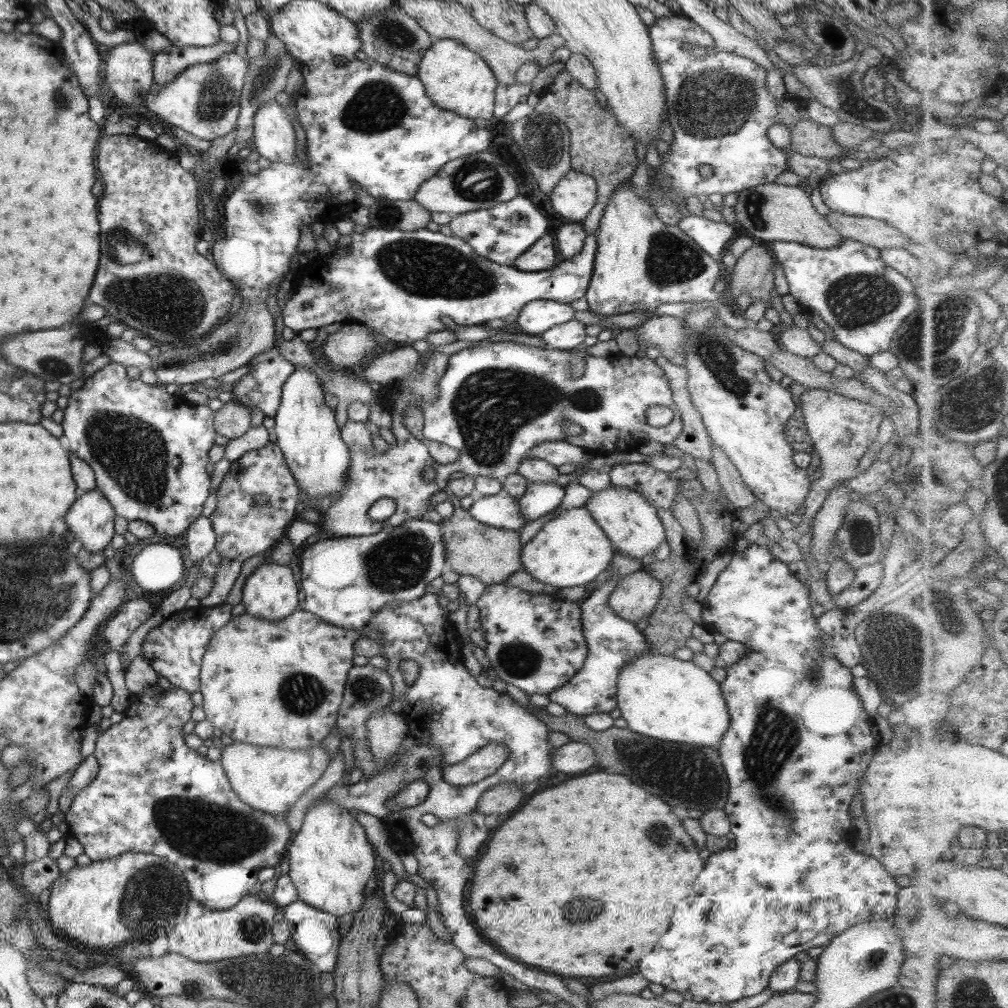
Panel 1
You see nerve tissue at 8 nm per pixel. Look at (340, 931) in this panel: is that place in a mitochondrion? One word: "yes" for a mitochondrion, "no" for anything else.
no

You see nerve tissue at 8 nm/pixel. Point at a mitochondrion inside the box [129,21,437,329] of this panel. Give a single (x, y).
(378, 106)

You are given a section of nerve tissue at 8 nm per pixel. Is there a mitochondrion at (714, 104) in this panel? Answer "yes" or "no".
yes

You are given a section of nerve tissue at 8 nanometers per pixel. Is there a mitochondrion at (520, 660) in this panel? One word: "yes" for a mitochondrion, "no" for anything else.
yes

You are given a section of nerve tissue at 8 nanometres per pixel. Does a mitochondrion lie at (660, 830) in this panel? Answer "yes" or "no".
yes

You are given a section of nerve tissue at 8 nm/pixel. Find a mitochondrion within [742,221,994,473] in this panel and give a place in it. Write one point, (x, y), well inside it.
(929, 336)

